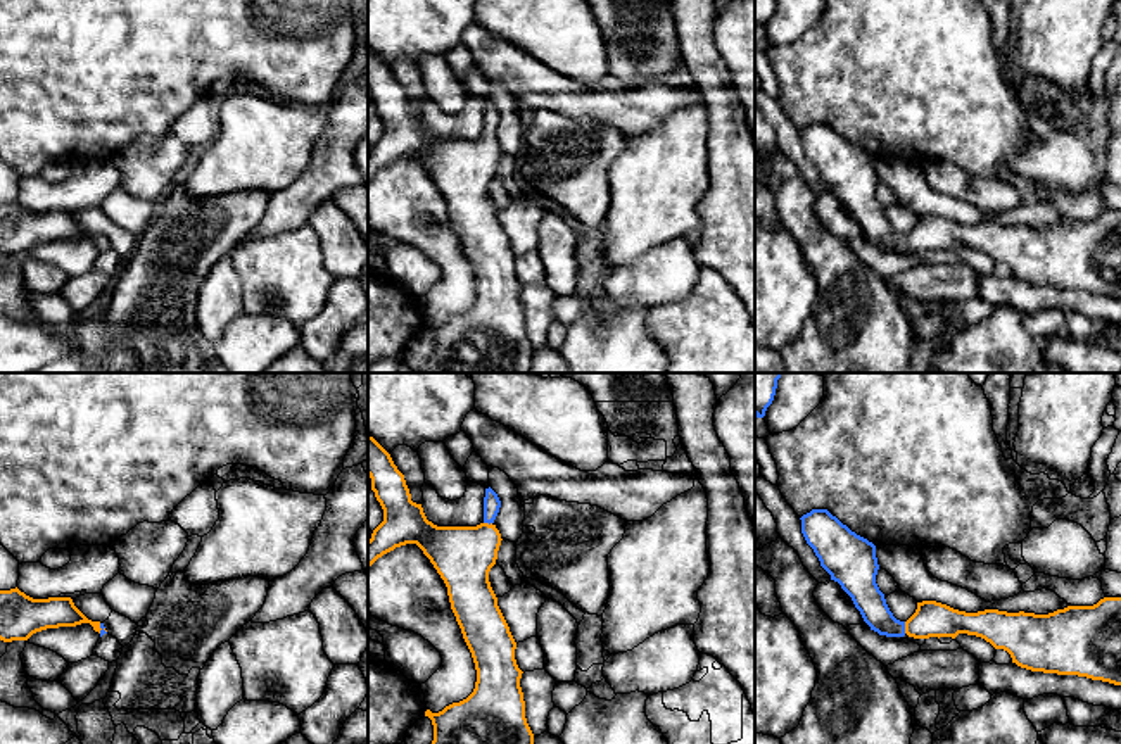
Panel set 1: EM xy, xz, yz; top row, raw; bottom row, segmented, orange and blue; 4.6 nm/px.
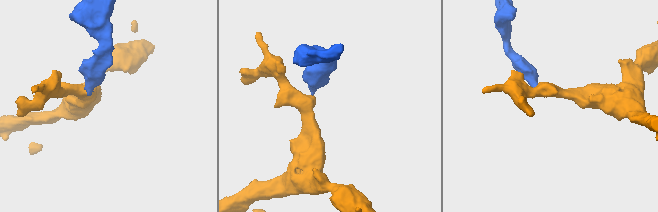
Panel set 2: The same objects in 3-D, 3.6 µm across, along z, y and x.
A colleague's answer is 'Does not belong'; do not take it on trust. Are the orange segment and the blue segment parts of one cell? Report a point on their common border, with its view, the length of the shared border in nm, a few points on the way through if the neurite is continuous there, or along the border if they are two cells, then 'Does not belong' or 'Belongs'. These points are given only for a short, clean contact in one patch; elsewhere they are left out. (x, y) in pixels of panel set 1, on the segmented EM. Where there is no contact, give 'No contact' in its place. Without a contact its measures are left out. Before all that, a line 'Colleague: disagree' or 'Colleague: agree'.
Colleague: disagree
Touches orange at yz (905, 627). Shared border 60 nm. Path across: yz (931, 618), (921, 625), (905, 627), (893, 627), (867, 598). Belongs

